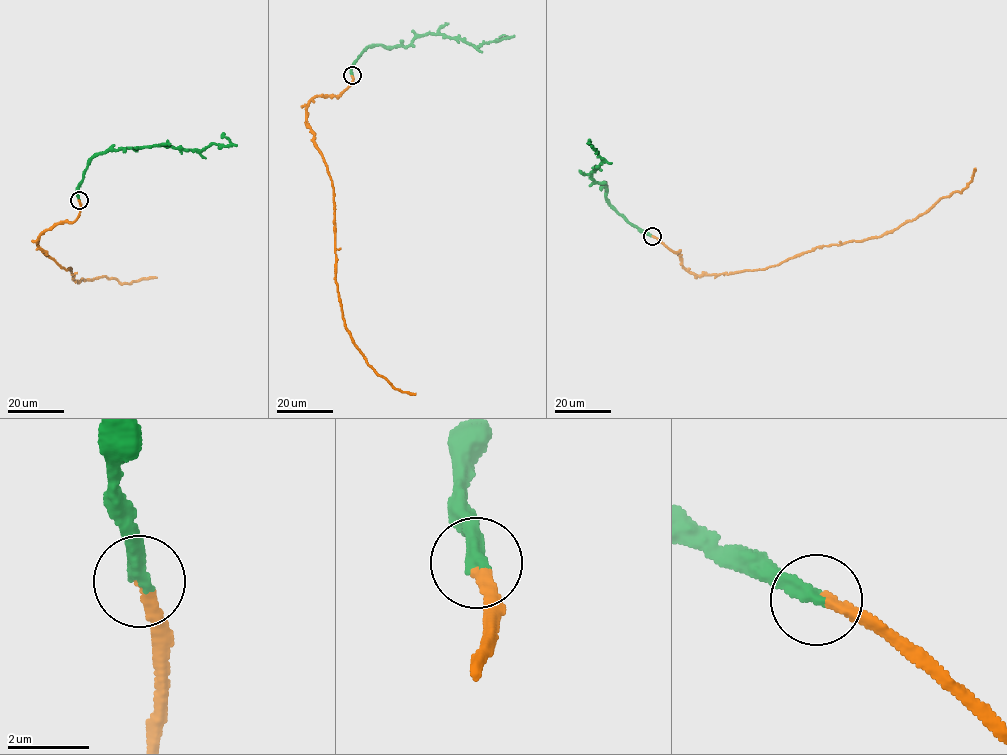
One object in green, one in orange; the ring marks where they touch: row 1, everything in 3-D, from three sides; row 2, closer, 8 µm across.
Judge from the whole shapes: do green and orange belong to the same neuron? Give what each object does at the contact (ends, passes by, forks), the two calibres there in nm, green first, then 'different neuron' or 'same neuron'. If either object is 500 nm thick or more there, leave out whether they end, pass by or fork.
green ends there; orange ends there; 380 nm thick on the green side, 280 nm on the other; same neuron

